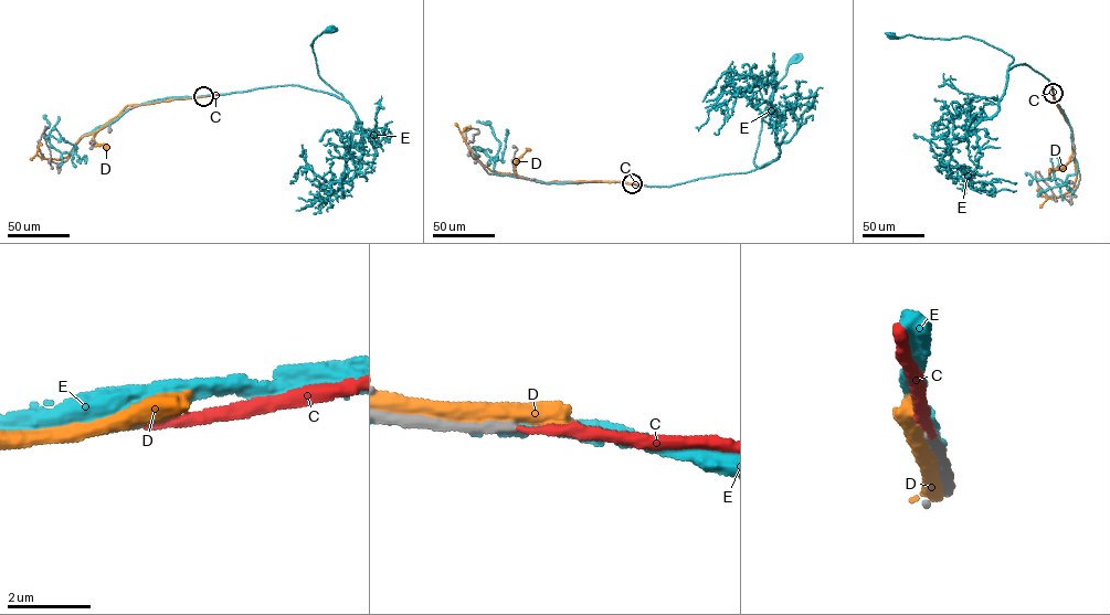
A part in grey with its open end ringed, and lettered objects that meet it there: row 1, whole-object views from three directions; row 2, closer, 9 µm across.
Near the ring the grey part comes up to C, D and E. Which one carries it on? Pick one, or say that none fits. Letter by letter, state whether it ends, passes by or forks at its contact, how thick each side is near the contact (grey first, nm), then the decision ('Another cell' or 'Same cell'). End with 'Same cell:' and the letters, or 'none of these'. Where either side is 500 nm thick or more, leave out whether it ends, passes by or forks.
C: It ends there. Thickness 280 nm (grey) against 160 nm. Another cell
D: It passes by. Thickness 220 nm (grey) against 380 nm. Another cell
E: It passes by. Thickness 220 nm (grey) against 460 nm. Another cell
Same cell: none of these

